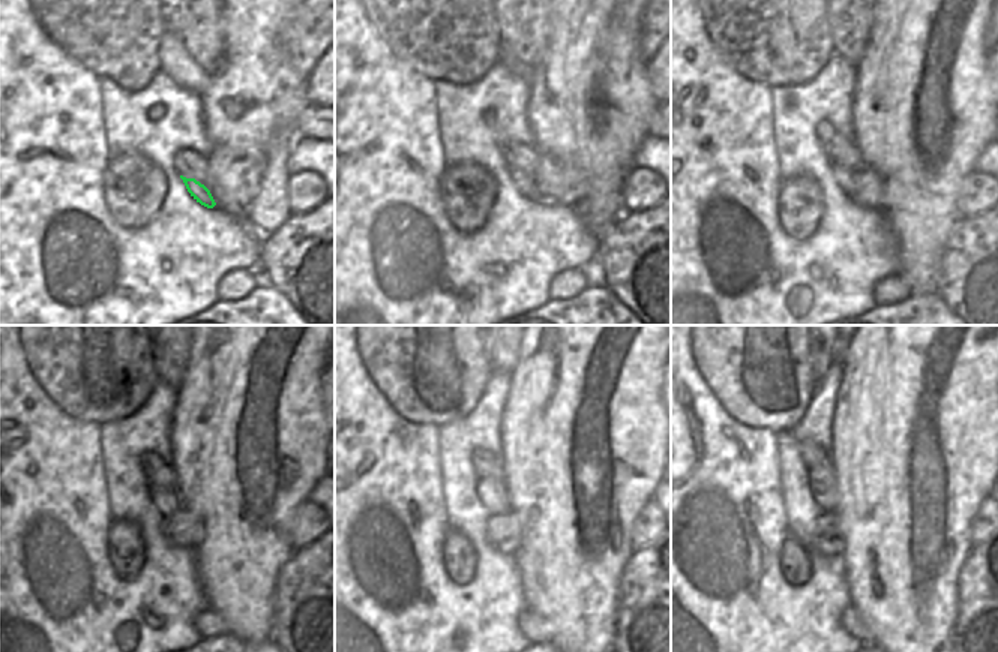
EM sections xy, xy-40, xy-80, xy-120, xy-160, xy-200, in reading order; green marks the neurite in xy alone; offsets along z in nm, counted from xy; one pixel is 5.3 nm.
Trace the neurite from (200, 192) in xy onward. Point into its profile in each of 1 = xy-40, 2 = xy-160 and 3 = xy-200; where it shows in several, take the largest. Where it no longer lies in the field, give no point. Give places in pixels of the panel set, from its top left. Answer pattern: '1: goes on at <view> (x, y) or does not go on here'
1: goes on at xy-40 (524, 183)
2: goes on at xy-160 (491, 492)
3: goes on at xy-200 (823, 484)

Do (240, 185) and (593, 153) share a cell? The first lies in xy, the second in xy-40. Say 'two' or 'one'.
two

